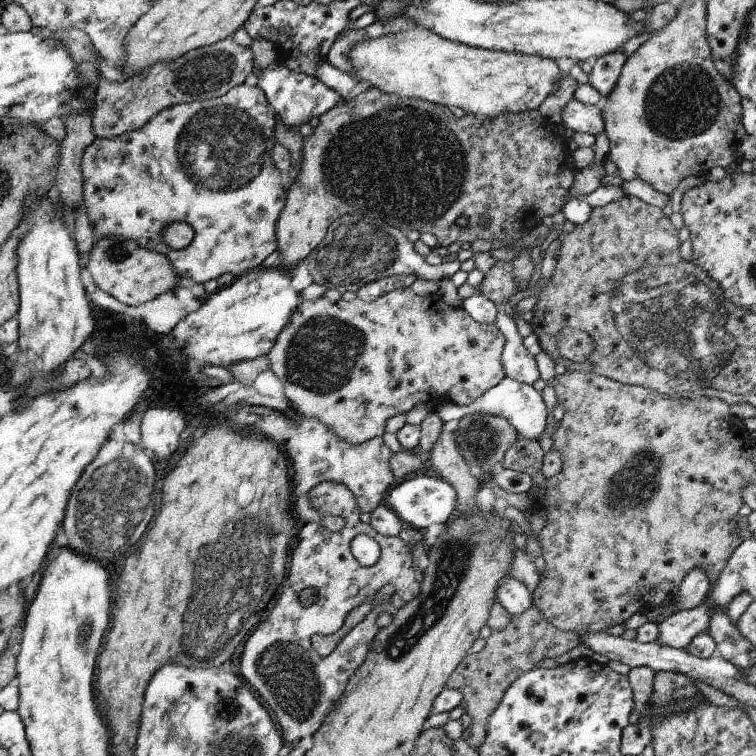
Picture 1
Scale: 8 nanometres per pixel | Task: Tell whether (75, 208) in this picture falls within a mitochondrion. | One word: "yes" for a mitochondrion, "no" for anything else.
no

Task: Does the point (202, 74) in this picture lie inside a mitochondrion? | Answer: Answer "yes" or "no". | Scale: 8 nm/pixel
yes

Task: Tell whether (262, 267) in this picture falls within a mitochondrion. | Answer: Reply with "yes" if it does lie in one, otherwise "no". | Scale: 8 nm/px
no

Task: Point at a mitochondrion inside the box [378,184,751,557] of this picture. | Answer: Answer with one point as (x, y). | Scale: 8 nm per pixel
(675, 320)

